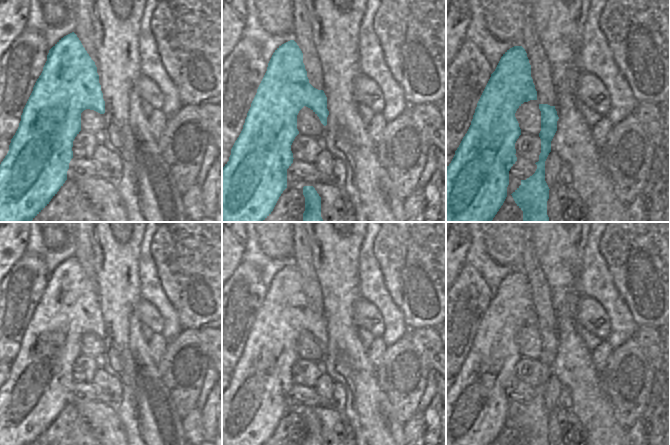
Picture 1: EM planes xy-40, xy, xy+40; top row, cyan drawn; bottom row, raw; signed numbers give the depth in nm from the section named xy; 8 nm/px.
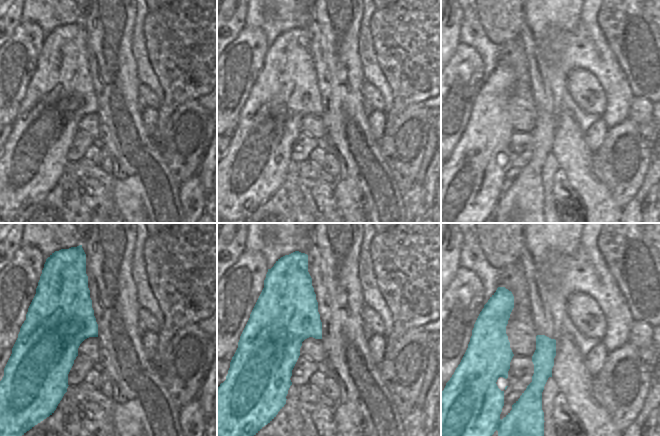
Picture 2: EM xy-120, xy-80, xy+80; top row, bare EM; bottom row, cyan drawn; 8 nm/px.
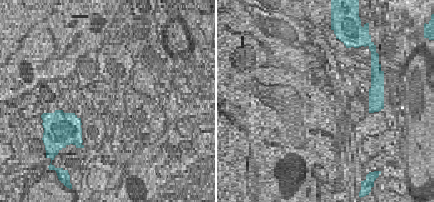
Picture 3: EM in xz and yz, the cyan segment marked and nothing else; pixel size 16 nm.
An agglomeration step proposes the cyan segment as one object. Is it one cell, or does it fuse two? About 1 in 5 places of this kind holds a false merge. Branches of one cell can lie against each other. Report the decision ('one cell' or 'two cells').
one cell

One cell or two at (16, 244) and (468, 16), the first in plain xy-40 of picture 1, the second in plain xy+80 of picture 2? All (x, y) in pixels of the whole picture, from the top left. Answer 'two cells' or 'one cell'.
two cells

